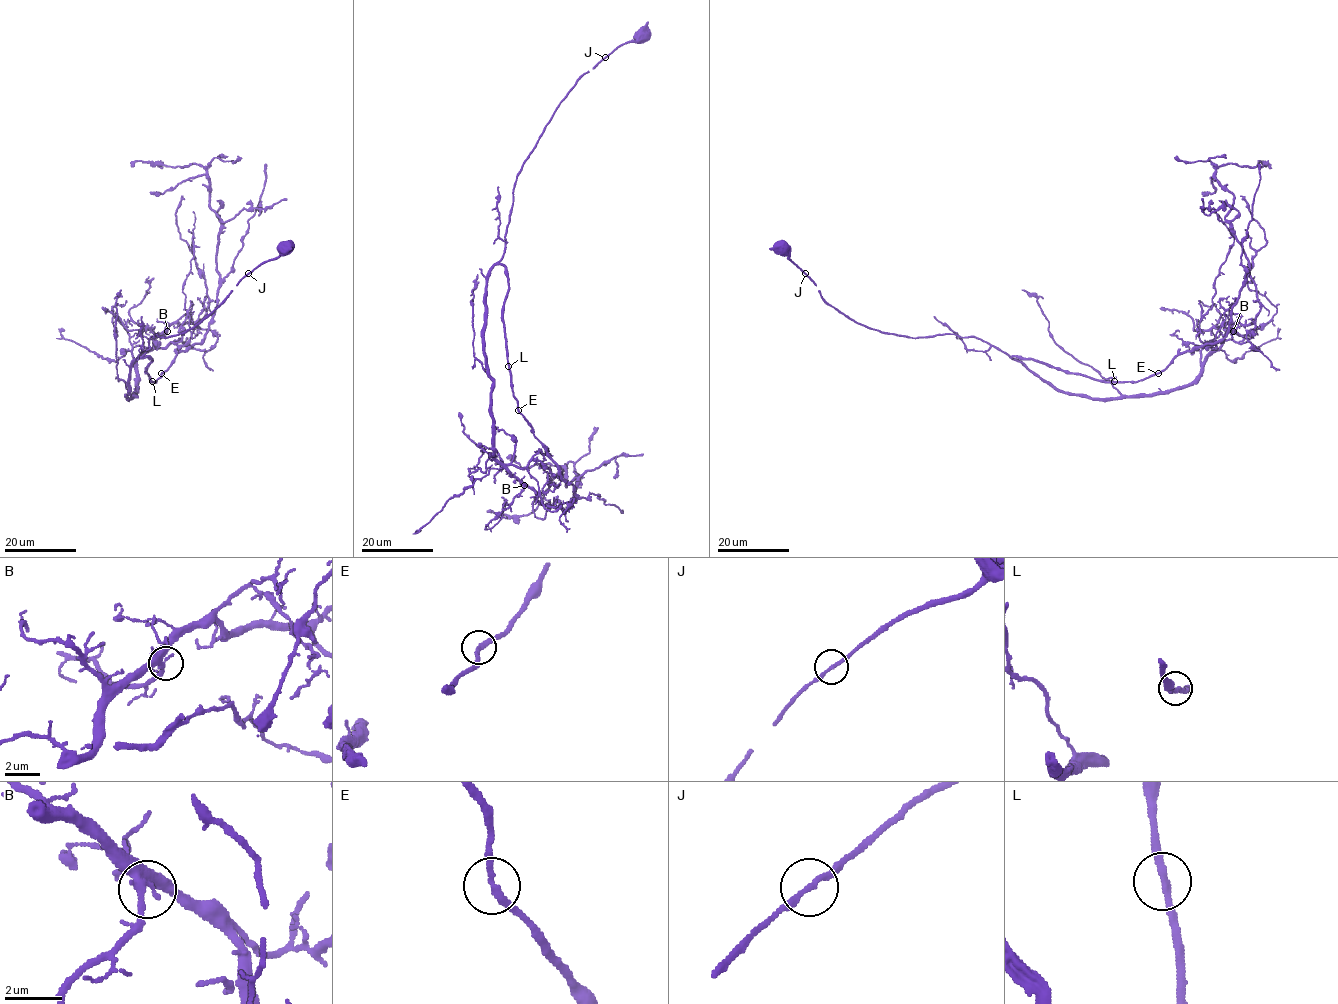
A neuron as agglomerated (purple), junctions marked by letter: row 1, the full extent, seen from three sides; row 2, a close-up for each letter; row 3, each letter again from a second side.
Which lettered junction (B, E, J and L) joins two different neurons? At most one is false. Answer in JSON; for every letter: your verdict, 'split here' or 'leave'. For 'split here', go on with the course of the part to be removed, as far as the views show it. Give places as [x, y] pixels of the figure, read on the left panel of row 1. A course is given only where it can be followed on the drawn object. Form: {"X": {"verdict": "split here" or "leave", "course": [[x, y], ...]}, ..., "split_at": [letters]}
{"B": {"verdict": "leave"}, "E": {"verdict": "leave"}, "J": {"verdict": "leave"}, "L": {"verdict": "leave"}, "split_at": []}

